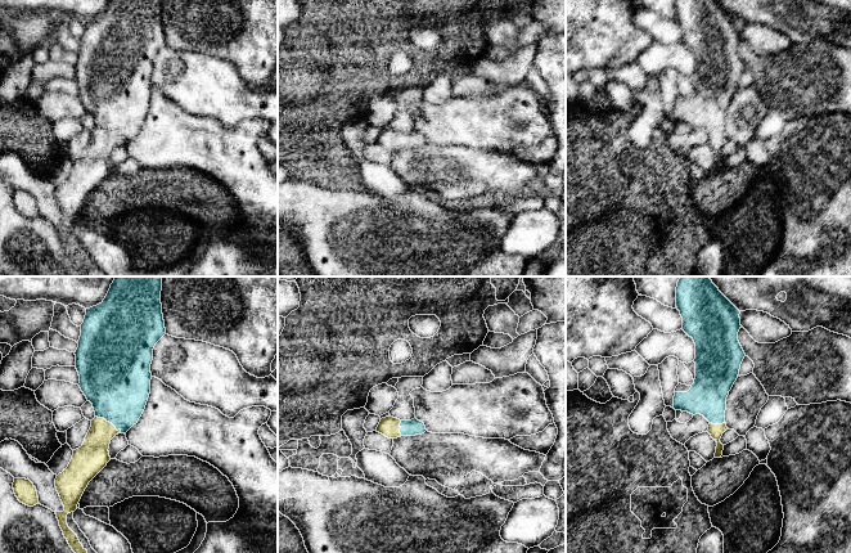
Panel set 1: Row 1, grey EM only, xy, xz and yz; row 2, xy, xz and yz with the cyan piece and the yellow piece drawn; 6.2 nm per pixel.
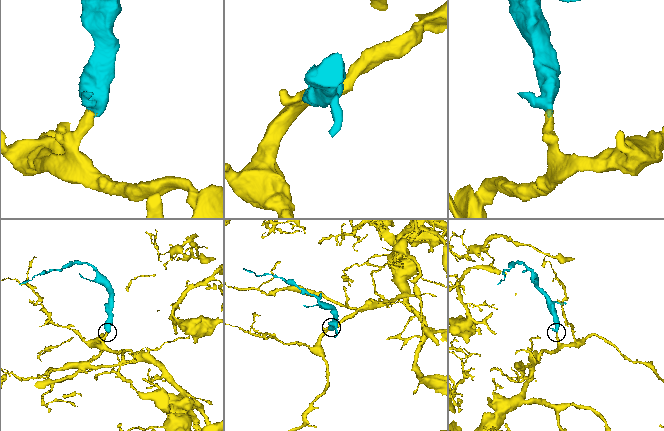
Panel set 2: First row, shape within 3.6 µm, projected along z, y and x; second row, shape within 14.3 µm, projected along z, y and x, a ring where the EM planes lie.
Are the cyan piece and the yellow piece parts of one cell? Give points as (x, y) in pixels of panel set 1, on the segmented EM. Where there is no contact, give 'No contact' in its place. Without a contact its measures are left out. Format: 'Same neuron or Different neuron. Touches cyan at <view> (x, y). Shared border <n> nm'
Same neuron. Touches cyan at xy (108, 421). Shared border 200 nm

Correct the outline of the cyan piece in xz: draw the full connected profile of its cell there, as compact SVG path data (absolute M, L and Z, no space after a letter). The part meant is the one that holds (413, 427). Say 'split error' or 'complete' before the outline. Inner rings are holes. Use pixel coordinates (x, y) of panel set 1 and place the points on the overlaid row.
split error; M386 417L381 419L375 431L388 439L397 439L401 436L422 435L427 430L424 423L418 421L417 418L411 421L400 421L393 417Z

